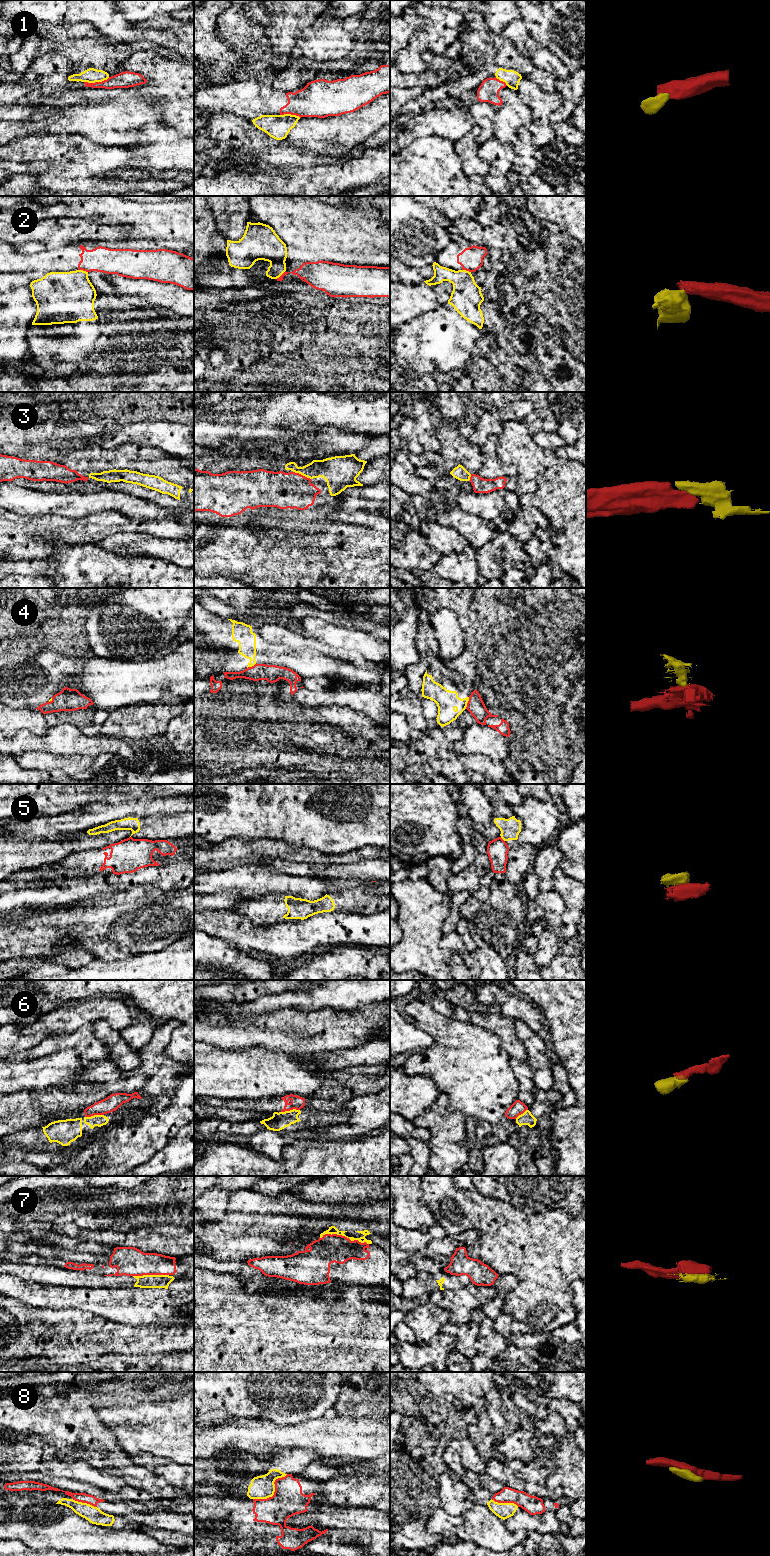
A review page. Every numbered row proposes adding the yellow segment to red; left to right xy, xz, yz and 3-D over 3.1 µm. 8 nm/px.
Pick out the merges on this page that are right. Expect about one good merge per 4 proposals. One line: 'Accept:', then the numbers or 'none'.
Accept: 3

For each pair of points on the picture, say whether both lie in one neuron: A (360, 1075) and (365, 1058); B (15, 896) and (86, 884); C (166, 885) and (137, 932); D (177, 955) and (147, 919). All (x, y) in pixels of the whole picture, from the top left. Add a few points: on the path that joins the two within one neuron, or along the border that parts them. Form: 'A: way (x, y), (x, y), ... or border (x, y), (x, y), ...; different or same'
A: border (379, 1063), (350, 1065), (340, 1070); different
B: way (33, 896), (68, 895); same
C: border (145, 883), (164, 891), (183, 888); different
D: border (183, 937), (163, 949), (146, 953); different

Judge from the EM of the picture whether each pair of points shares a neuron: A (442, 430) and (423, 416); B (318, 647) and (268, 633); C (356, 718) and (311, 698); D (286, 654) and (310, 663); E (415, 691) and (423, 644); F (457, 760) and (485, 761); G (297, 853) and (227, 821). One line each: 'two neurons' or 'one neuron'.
A: two neurons
B: one neuron
C: two neurons
D: one neuron
E: one neuron
F: one neuron
G: two neurons

